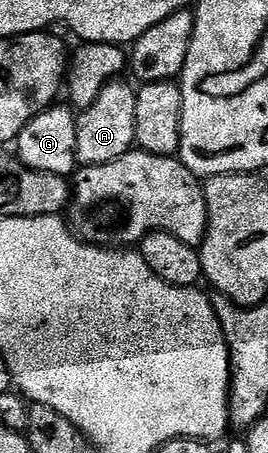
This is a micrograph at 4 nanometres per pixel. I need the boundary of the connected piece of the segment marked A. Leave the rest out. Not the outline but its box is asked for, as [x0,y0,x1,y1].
[75,80,137,166]

